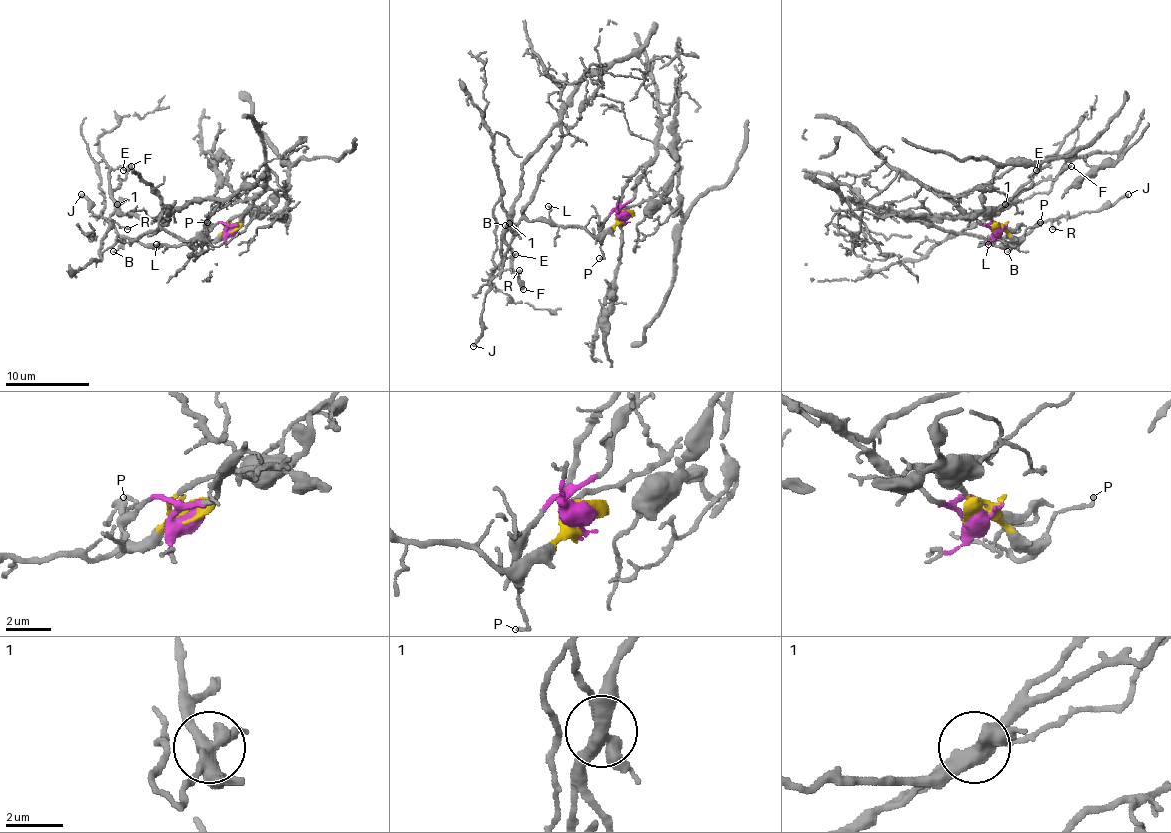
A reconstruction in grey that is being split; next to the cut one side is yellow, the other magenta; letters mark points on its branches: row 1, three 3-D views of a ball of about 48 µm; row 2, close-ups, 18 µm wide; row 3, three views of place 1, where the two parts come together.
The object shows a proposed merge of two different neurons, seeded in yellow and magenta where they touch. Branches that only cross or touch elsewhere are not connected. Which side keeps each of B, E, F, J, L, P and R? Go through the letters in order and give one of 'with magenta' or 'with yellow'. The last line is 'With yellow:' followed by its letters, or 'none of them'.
B: with yellow
E: with yellow
F: with yellow
J: with yellow
L: with yellow
P: with yellow
R: with yellow
With yellow: B, E, F, J, L, P, R

